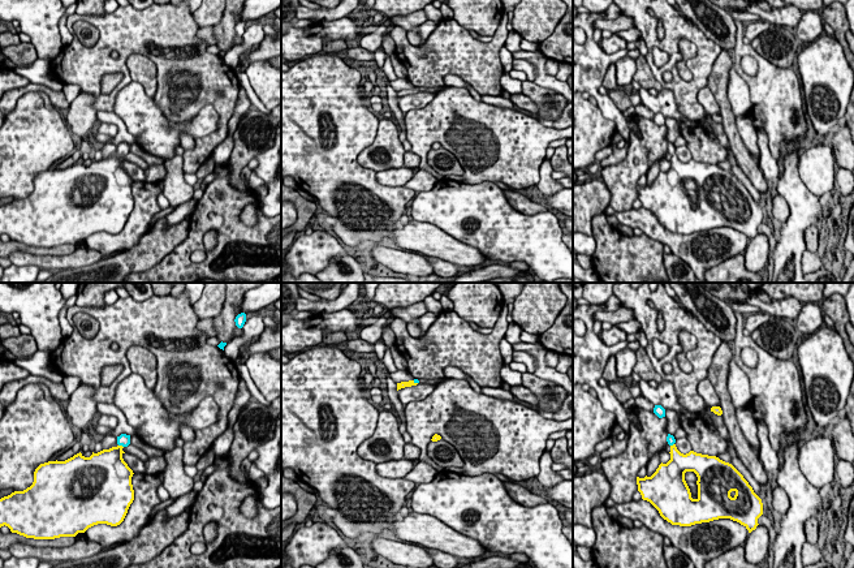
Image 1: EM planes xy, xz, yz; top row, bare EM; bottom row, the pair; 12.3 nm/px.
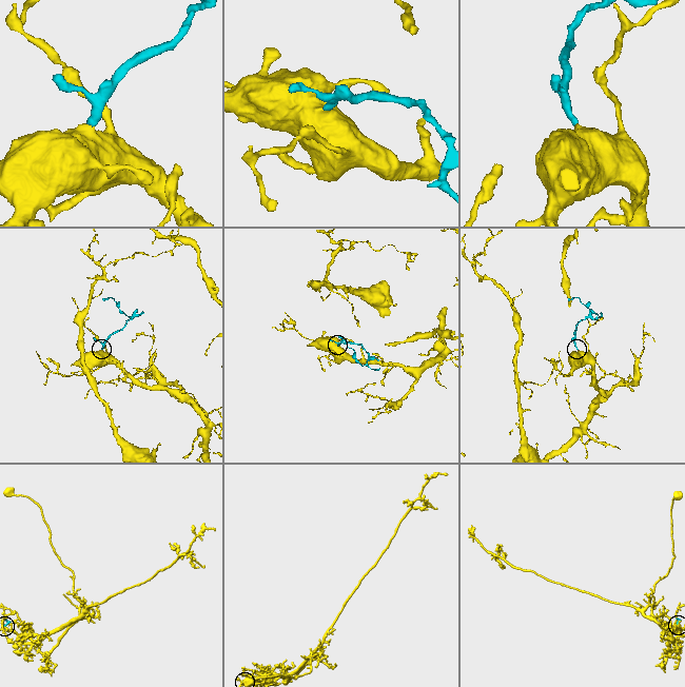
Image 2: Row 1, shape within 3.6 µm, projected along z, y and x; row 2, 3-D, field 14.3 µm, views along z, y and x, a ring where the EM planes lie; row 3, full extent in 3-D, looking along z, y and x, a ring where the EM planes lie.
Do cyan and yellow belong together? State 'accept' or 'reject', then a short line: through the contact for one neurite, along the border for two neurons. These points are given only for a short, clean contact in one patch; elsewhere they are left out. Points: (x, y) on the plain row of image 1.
accept | xy (124, 147), (121, 153), (111, 170)

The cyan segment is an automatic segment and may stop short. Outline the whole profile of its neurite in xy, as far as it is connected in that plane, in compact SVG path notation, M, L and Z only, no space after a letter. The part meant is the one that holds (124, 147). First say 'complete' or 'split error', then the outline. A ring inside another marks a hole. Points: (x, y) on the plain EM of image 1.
split error; M121 142L117 145L117 155L103 158L90 165L81 160L65 169L48 169L40 172L34 180L34 190L23 199L14 199L0 207L0 236L8 234L12 241L34 248L55 248L60 245L76 245L85 241L89 236L98 232L111 234L120 233L134 208L131 193L133 178L124 169L124 155L130 152L130 143Z

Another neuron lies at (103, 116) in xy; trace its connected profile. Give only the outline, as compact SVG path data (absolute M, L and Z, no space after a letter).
M98 111L96 116L98 121L115 124L118 128L117 135L111 138L111 143L115 143L116 146L121 142L126 142L130 145L137 143L137 137L128 132L124 121L113 111Z

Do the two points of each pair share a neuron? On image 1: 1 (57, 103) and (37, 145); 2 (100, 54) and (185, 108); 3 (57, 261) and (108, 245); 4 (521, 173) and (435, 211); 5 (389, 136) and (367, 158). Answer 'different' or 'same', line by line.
1: different
2: same
3: different
4: different
5: same

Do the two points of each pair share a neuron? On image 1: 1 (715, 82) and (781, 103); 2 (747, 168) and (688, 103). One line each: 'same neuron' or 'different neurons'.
1: different neurons
2: different neurons

